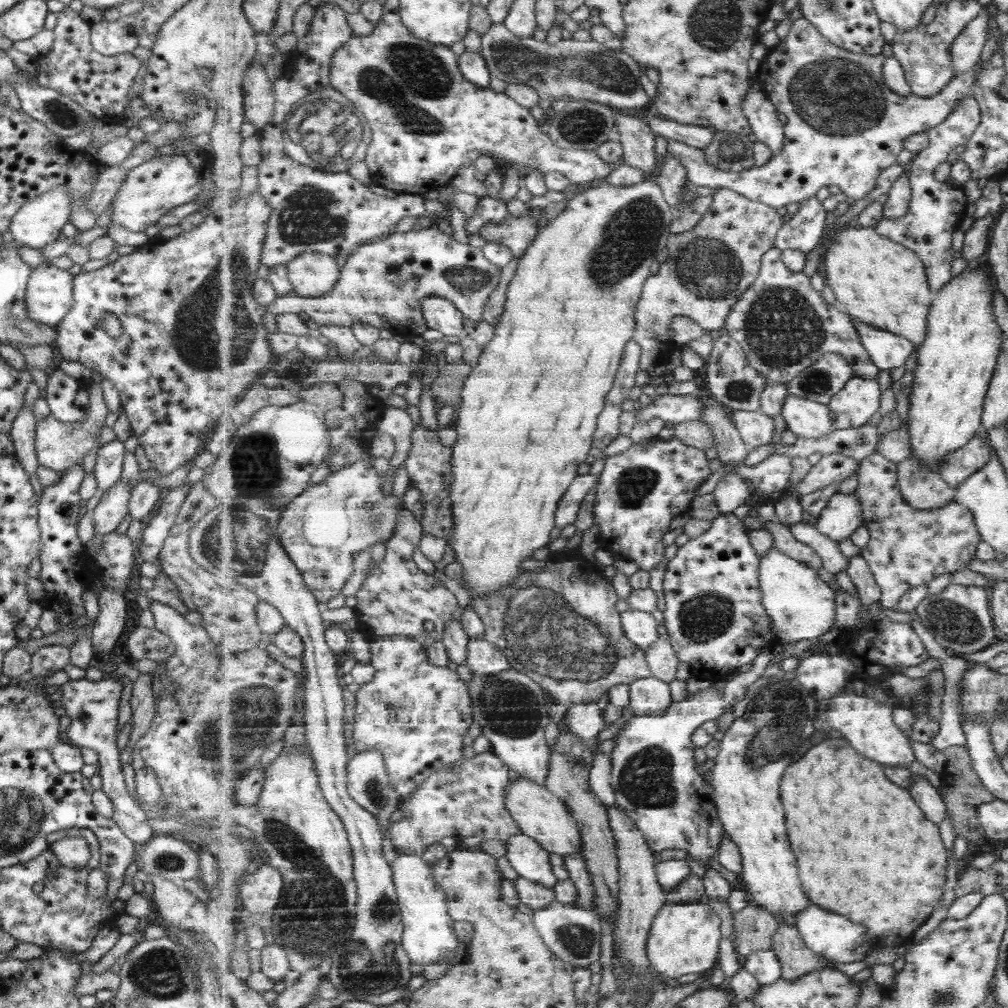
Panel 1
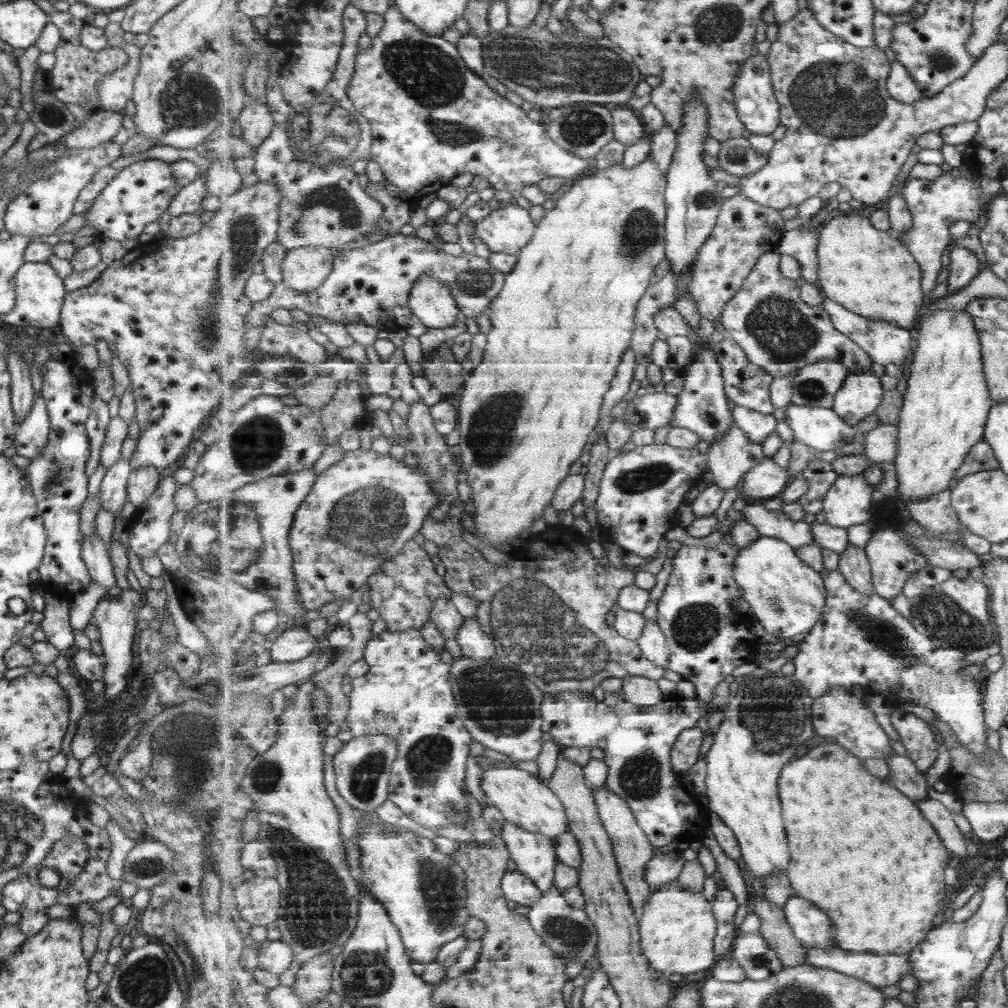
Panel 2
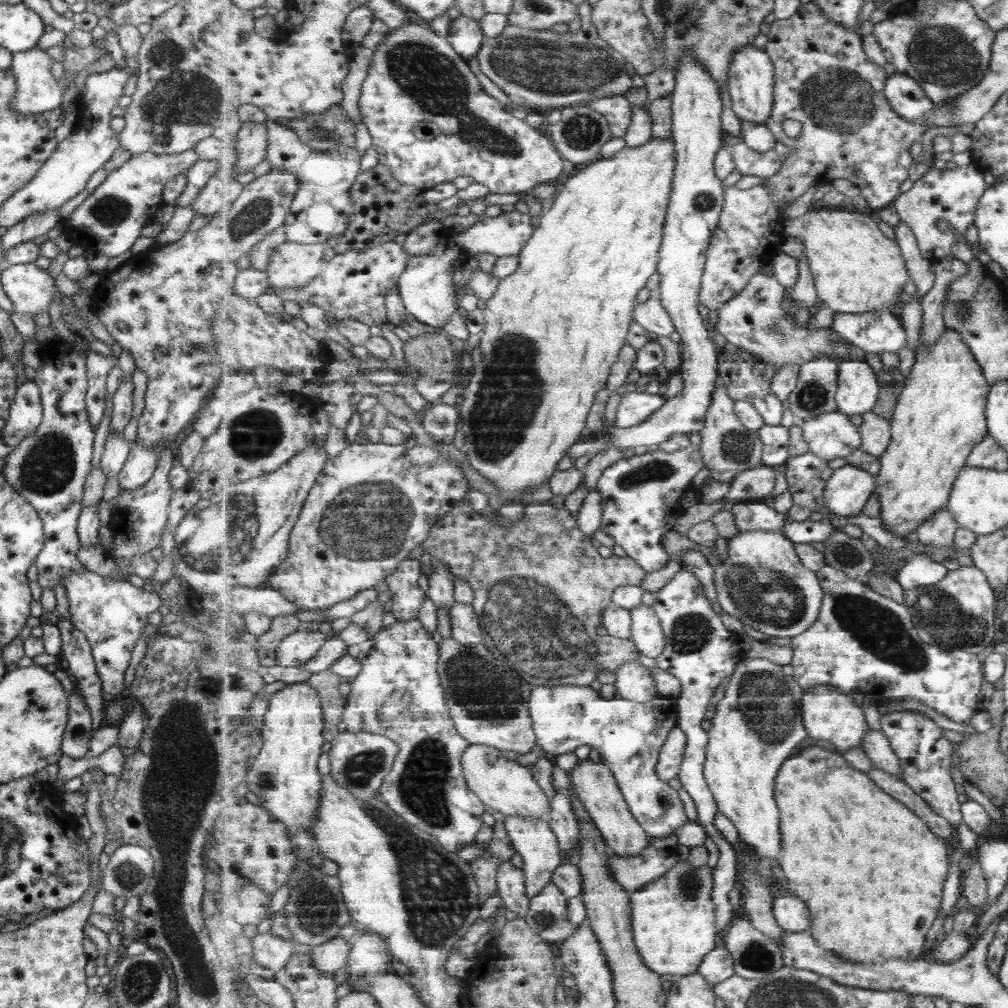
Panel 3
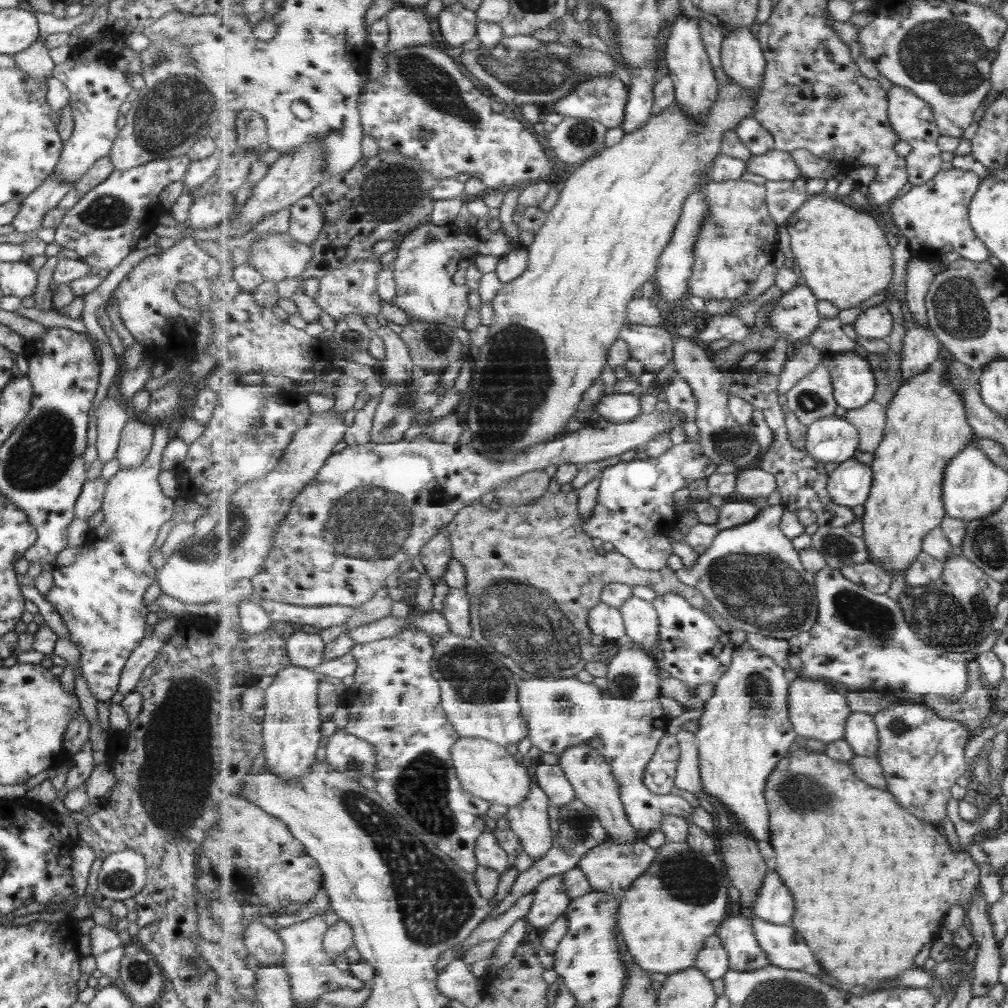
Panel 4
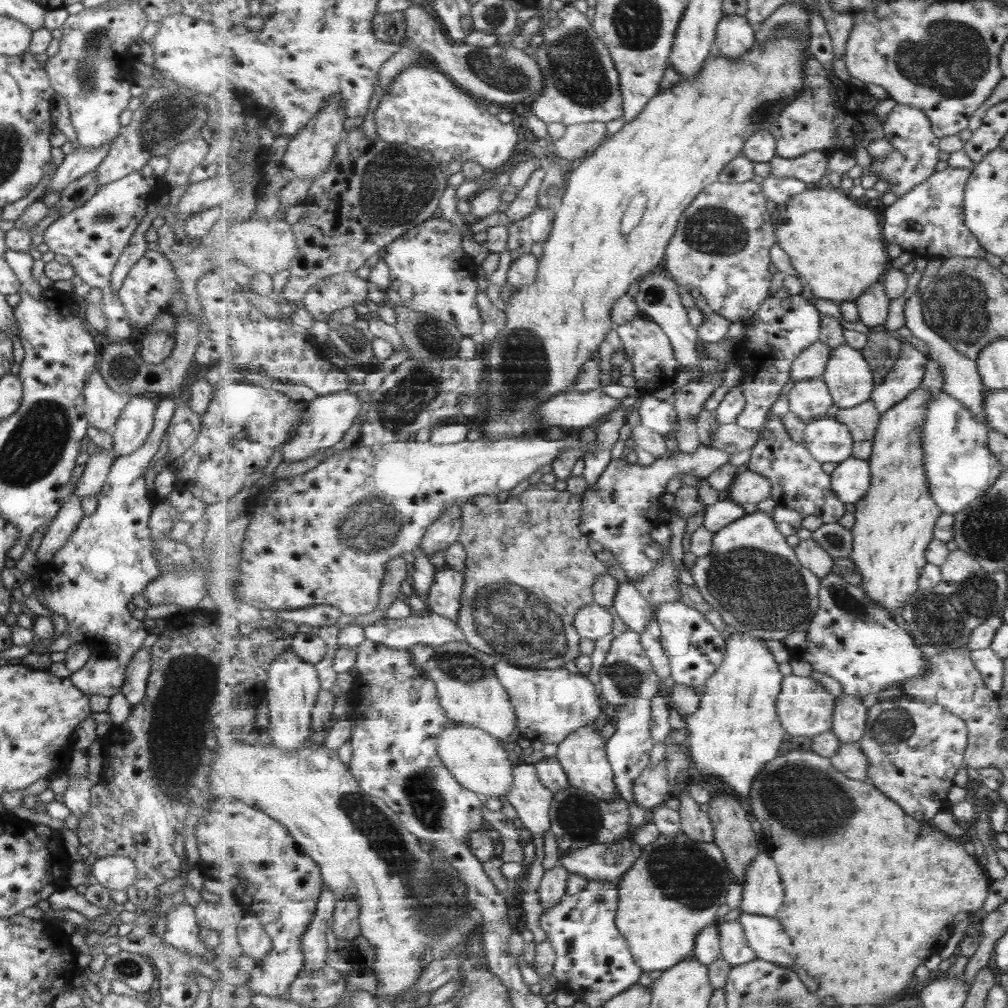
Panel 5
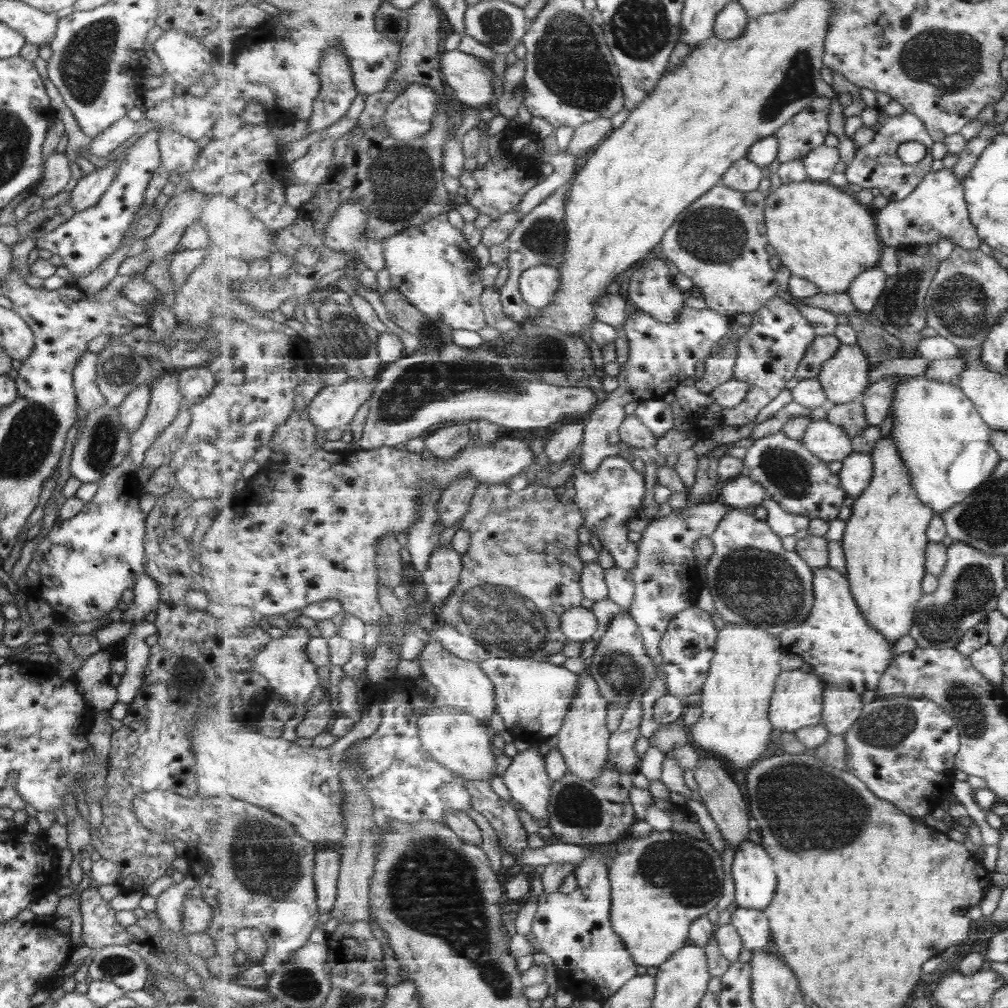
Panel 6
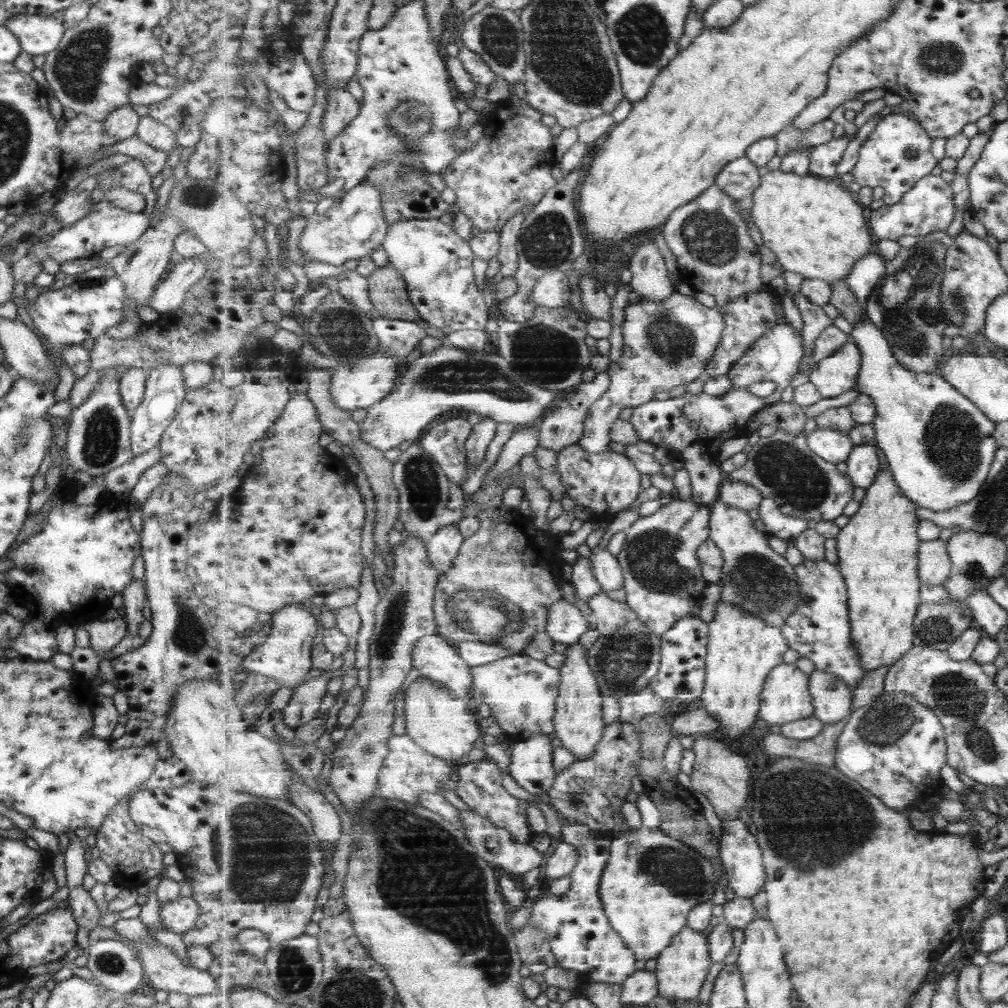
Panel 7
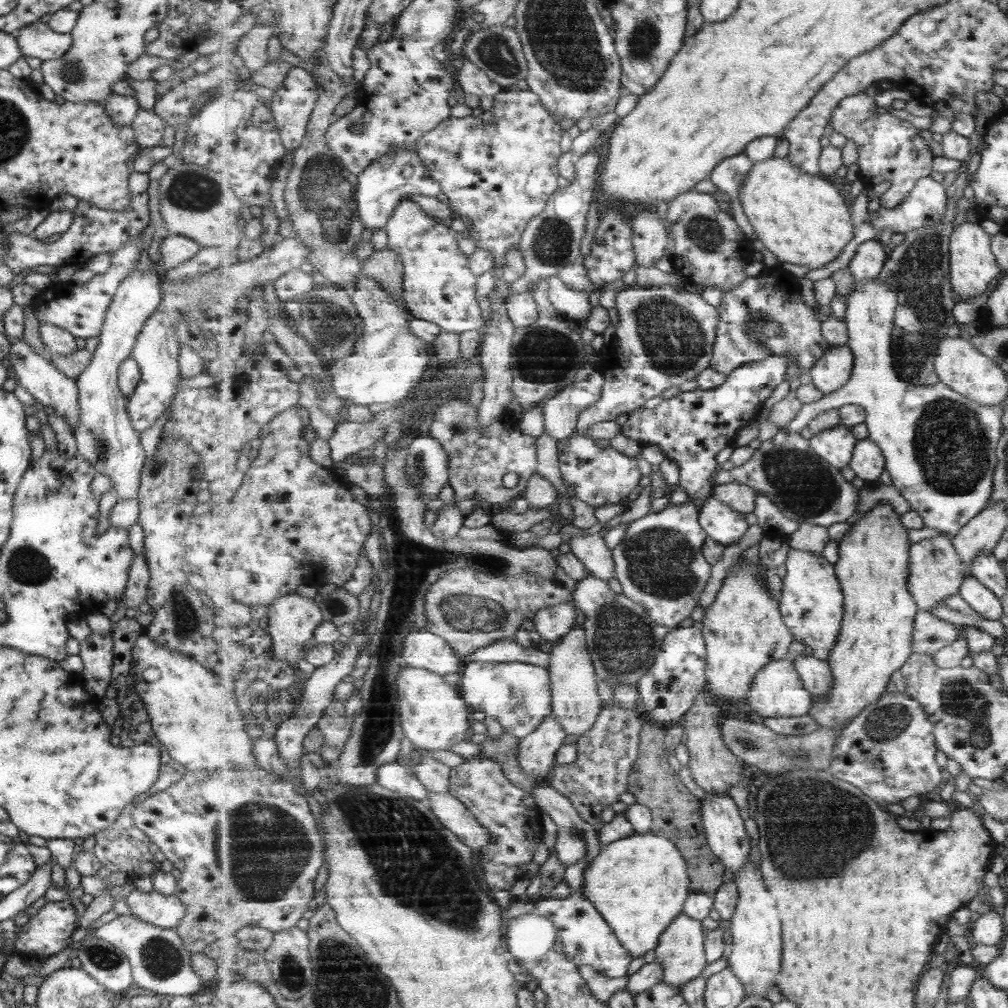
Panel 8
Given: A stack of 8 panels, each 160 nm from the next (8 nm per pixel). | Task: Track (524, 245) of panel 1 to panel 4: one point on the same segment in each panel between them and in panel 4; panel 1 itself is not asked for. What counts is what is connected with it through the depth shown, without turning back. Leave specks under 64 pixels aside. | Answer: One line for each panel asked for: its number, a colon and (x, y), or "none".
2: (509, 229)
3: (426, 286)
4: (428, 258)

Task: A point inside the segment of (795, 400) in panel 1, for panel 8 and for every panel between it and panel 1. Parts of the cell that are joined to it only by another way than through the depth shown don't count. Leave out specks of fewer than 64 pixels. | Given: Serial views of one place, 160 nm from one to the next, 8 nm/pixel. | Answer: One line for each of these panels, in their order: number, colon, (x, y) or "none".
2: (822, 428)
3: (831, 435)
4: (831, 439)
5: (829, 440)
6: (830, 442)
7: (835, 446)
8: (837, 445)

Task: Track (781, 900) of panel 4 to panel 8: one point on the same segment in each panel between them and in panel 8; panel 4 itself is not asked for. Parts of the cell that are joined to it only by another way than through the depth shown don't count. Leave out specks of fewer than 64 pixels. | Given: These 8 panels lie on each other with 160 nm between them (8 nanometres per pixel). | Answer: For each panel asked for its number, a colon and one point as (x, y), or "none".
5: (763, 894)
6: (755, 881)
7: (742, 857)
8: (728, 839)

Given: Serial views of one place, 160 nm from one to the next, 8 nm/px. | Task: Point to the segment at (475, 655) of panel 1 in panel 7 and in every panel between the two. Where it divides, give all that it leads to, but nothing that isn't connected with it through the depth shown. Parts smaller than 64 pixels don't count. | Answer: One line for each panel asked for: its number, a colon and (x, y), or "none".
2: (474, 642)
3: (465, 625)
4: (457, 606)
5: (444, 598)
6: (442, 577)
7: (443, 548)

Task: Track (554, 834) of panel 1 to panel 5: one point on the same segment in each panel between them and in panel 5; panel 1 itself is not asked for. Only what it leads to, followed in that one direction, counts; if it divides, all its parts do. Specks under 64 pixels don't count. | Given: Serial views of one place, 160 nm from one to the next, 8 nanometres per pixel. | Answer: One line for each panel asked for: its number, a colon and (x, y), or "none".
2: (525, 799)
3: (504, 785)
4: (486, 769)
5: (478, 760)

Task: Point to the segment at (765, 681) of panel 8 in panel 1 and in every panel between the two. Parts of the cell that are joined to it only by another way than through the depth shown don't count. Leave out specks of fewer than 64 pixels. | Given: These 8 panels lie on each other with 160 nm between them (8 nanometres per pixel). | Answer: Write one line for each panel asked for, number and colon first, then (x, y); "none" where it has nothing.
1: (869, 725)
2: (840, 715)
3: (829, 715)
4: (818, 712)
5: (805, 708)
6: (798, 701)
7: (786, 697)

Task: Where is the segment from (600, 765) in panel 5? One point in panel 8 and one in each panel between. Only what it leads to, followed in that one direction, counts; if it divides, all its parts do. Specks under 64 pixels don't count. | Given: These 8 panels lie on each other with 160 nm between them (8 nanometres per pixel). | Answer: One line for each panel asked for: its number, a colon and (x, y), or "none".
6: (585, 738)
7: (579, 721)
8: (577, 702)

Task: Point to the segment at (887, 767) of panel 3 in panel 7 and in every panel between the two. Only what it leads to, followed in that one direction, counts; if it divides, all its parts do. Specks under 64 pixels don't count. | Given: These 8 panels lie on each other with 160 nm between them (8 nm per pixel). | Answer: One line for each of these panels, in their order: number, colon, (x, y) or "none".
4: (862, 733)
5: (851, 714)
6: (843, 707)
7: (833, 700)

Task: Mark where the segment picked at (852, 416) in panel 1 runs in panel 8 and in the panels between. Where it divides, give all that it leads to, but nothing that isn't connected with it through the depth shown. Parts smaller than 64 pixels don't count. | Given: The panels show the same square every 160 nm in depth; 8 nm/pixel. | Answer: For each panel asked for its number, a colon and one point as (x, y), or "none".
2: (862, 394)
3: (858, 388)
4: (855, 385)
5: (849, 376)
6: (845, 377)
7: (835, 375)
8: (830, 373)

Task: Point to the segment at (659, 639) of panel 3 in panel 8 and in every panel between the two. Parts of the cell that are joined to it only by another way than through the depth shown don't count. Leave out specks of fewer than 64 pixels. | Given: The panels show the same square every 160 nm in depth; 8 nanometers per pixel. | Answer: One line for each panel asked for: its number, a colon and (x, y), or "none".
4: (641, 619)
5: (635, 611)
6: (622, 587)
7: (607, 568)
8: (590, 549)

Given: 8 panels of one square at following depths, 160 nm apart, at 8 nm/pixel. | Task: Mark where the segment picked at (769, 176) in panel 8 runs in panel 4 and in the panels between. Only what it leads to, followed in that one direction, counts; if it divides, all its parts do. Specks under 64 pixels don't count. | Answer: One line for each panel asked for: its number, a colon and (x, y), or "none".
4: (844, 255)
5: (838, 248)
6: (820, 233)
7: (815, 228)

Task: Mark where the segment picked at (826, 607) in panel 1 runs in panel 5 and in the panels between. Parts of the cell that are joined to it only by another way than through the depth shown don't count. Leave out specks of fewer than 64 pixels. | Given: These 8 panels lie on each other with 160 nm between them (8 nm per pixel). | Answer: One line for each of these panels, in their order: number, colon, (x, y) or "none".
2: (787, 596)
3: (762, 581)
4: (752, 575)
5: (752, 576)

